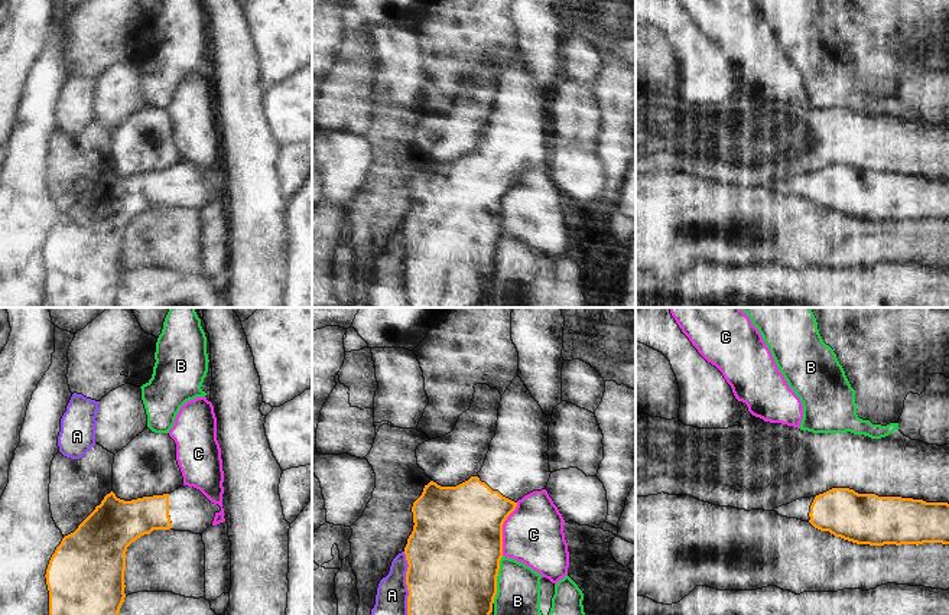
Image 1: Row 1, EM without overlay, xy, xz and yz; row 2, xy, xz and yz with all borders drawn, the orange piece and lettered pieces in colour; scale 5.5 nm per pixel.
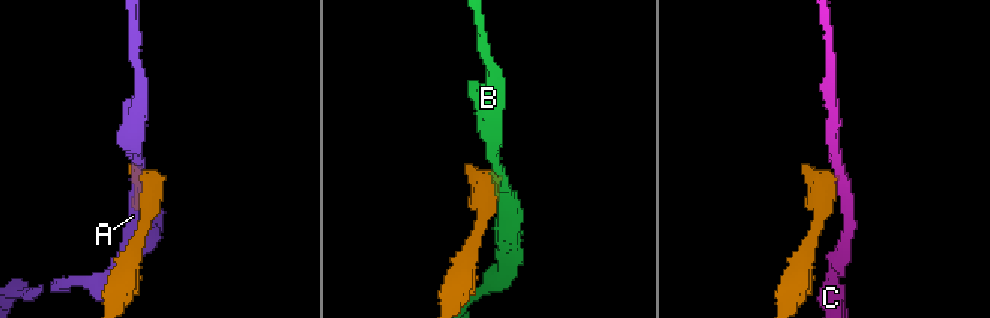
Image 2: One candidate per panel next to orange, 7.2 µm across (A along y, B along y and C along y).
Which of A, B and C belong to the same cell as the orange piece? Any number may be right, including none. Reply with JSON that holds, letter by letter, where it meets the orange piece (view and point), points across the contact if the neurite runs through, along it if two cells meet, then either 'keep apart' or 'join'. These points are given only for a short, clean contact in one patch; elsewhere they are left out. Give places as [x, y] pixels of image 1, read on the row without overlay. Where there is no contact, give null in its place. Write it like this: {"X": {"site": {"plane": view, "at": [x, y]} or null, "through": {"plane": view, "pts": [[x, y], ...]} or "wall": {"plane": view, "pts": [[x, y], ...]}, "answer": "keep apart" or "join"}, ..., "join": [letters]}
{"A": {"site": {"plane": "xz", "at": [408, 266]}, "answer": "keep apart"}, "B": {"site": {"plane": "xz", "at": [496, 256]}, "answer": "keep apart"}, "C": {"site": {"plane": "xz", "at": [501, 205]}, "wall": {"plane": "xz", "pts": [[517, 179], [503, 201], [501, 231]]}, "answer": "keep apart"}, "join": []}

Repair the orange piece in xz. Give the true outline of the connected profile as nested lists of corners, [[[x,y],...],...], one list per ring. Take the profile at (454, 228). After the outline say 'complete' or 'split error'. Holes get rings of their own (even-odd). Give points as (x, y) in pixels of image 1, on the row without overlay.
[[[517,52],[501,72],[495,113],[477,153],[456,163],[441,163],[430,157],[413,179],[413,208],[407,215],[406,261],[407,293],[413,308],[480,308],[490,296],[497,271],[497,253],[503,234],[503,201],[516,186],[517,178],[533,167],[546,166],[549,146],[549,101],[539,79]]]; split error

